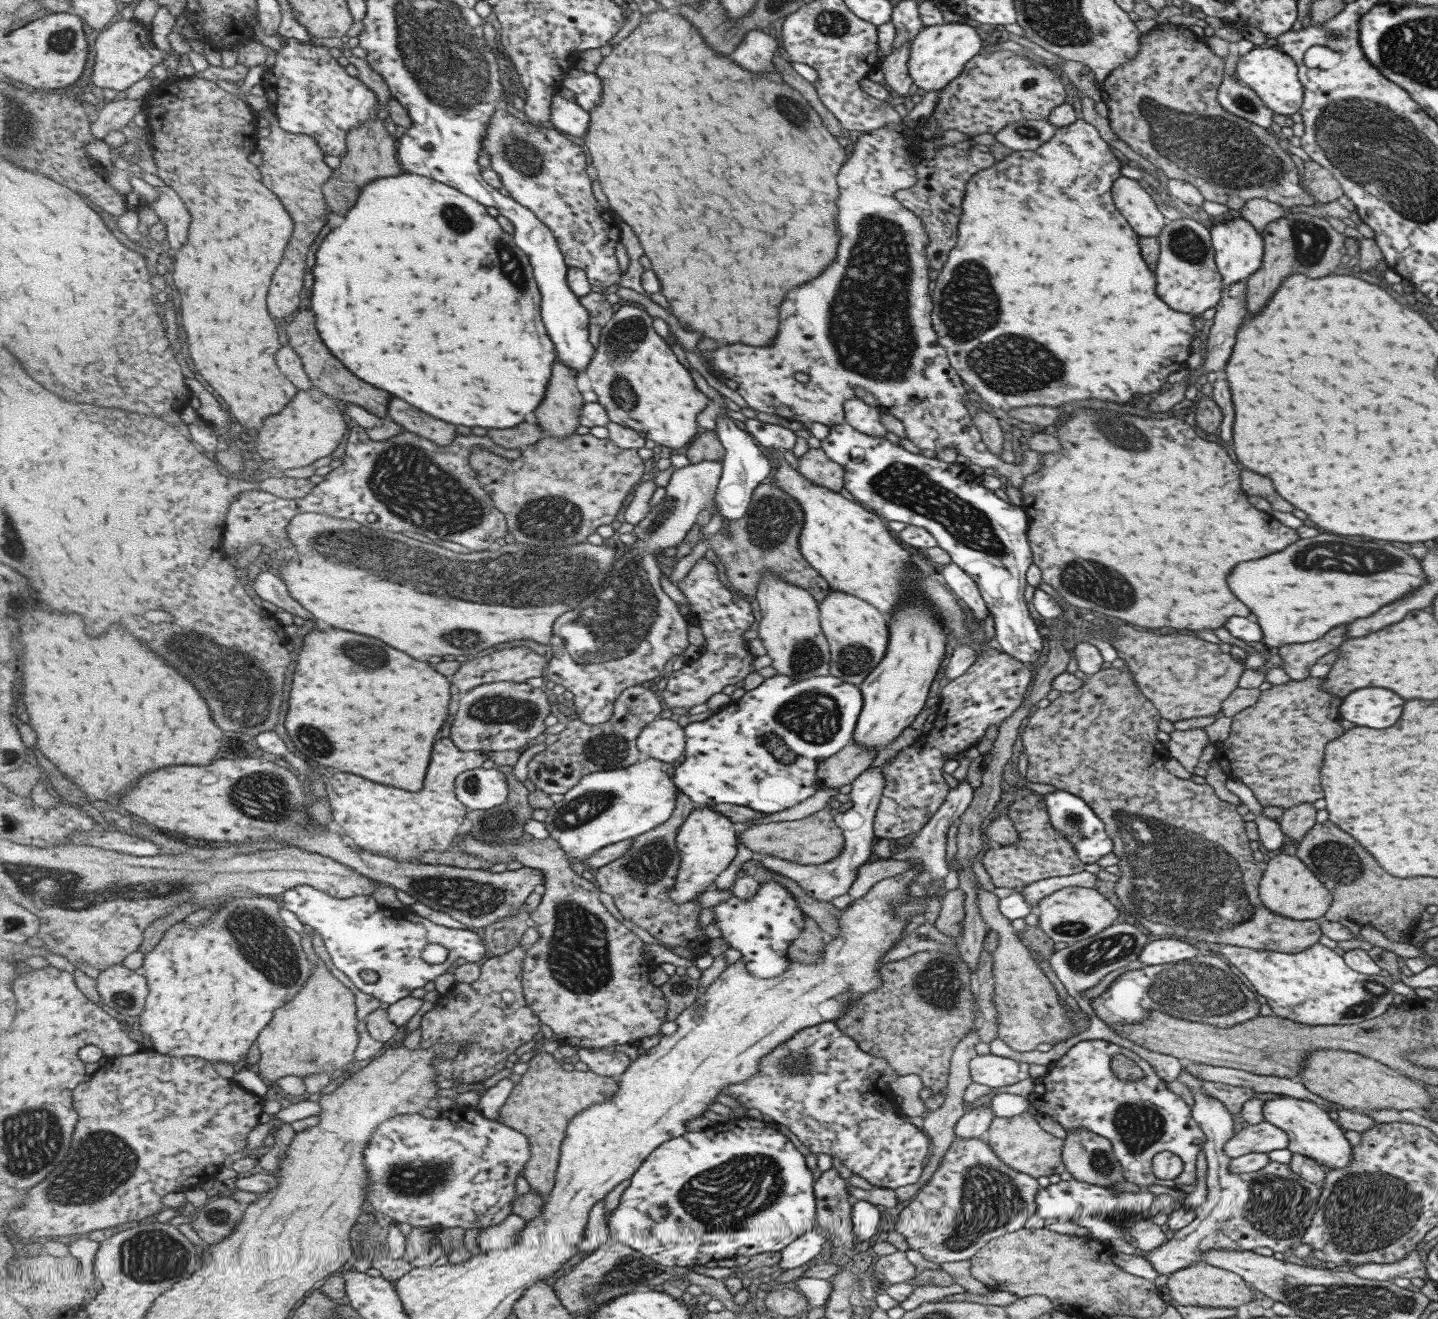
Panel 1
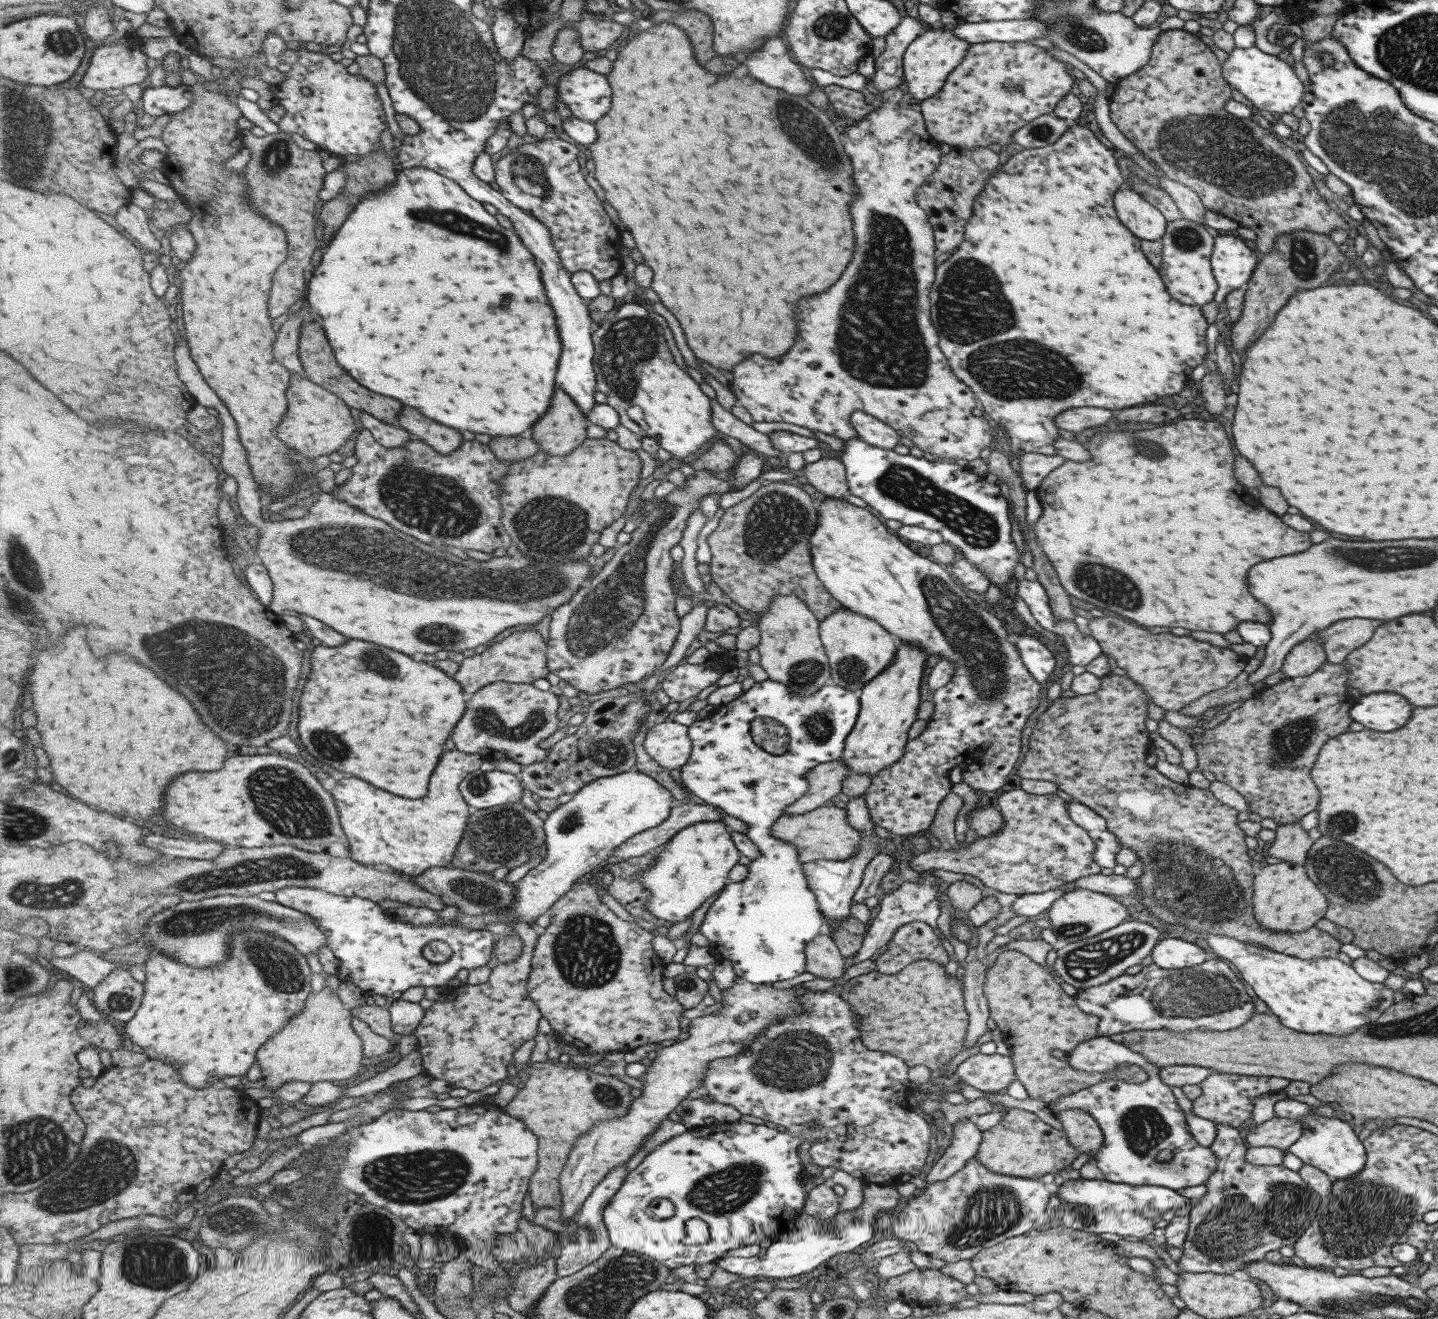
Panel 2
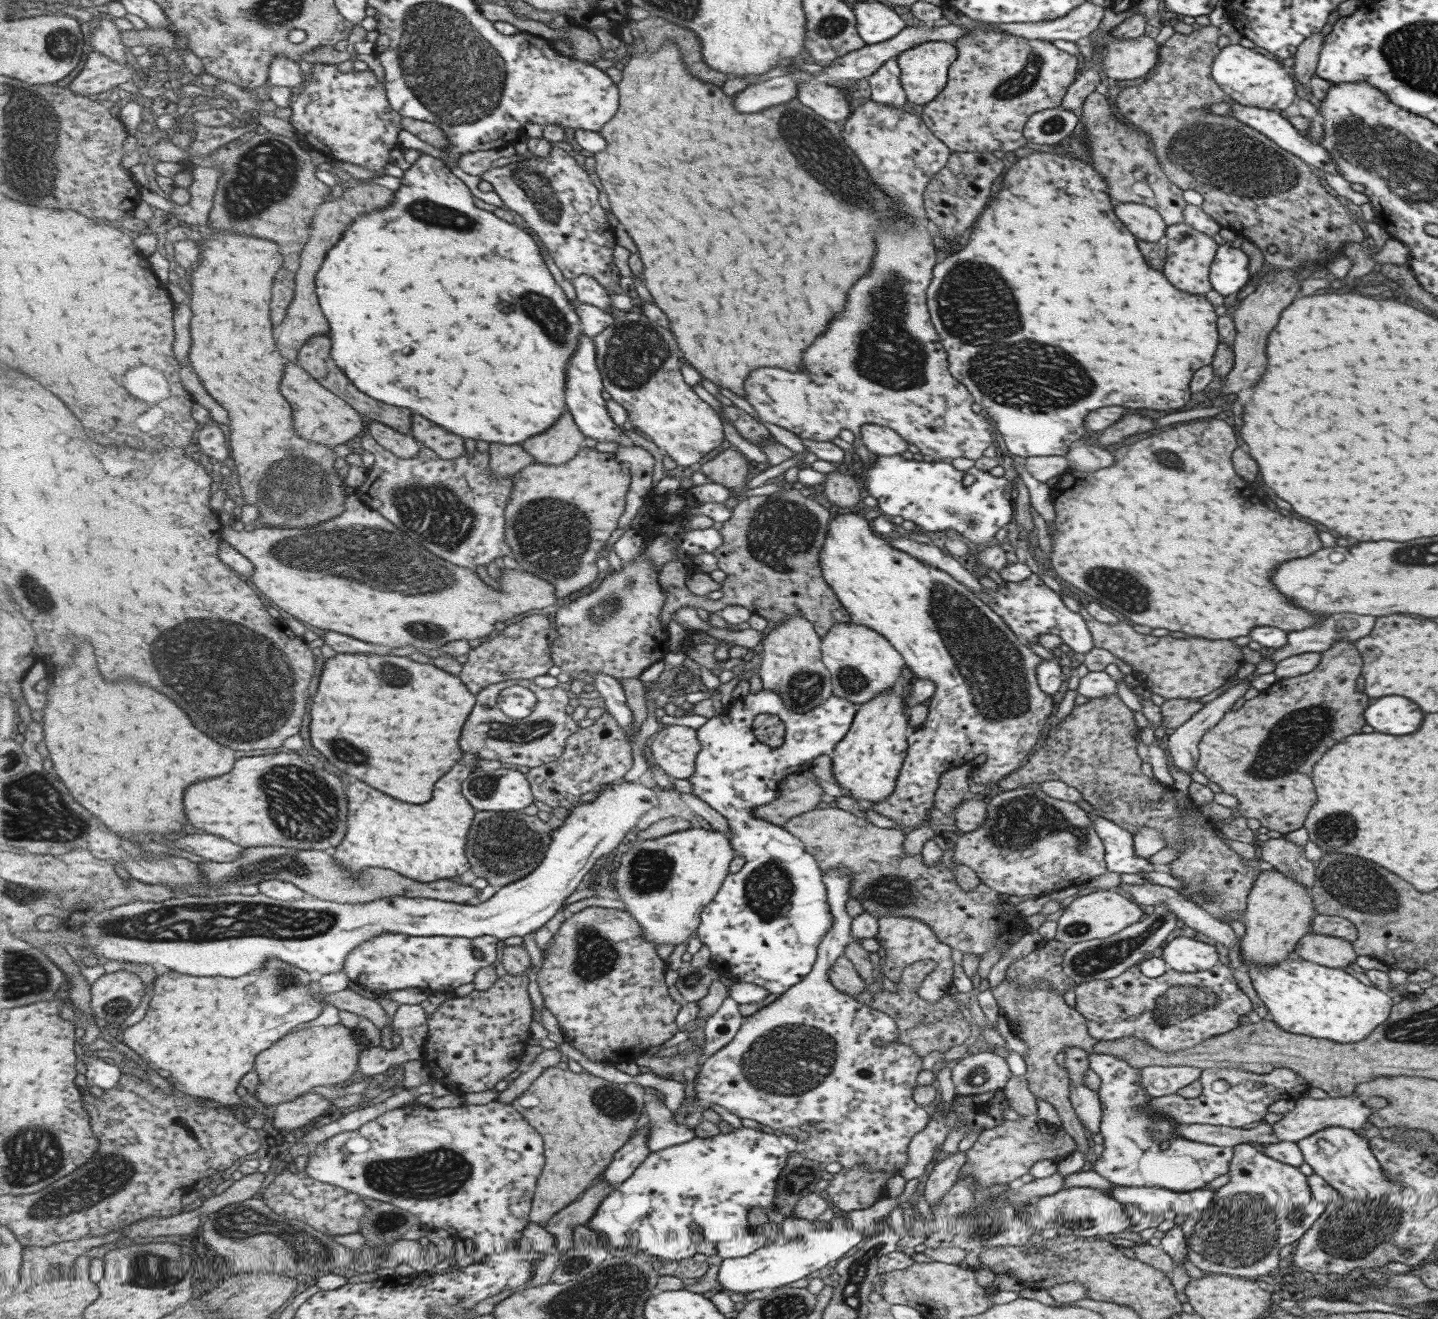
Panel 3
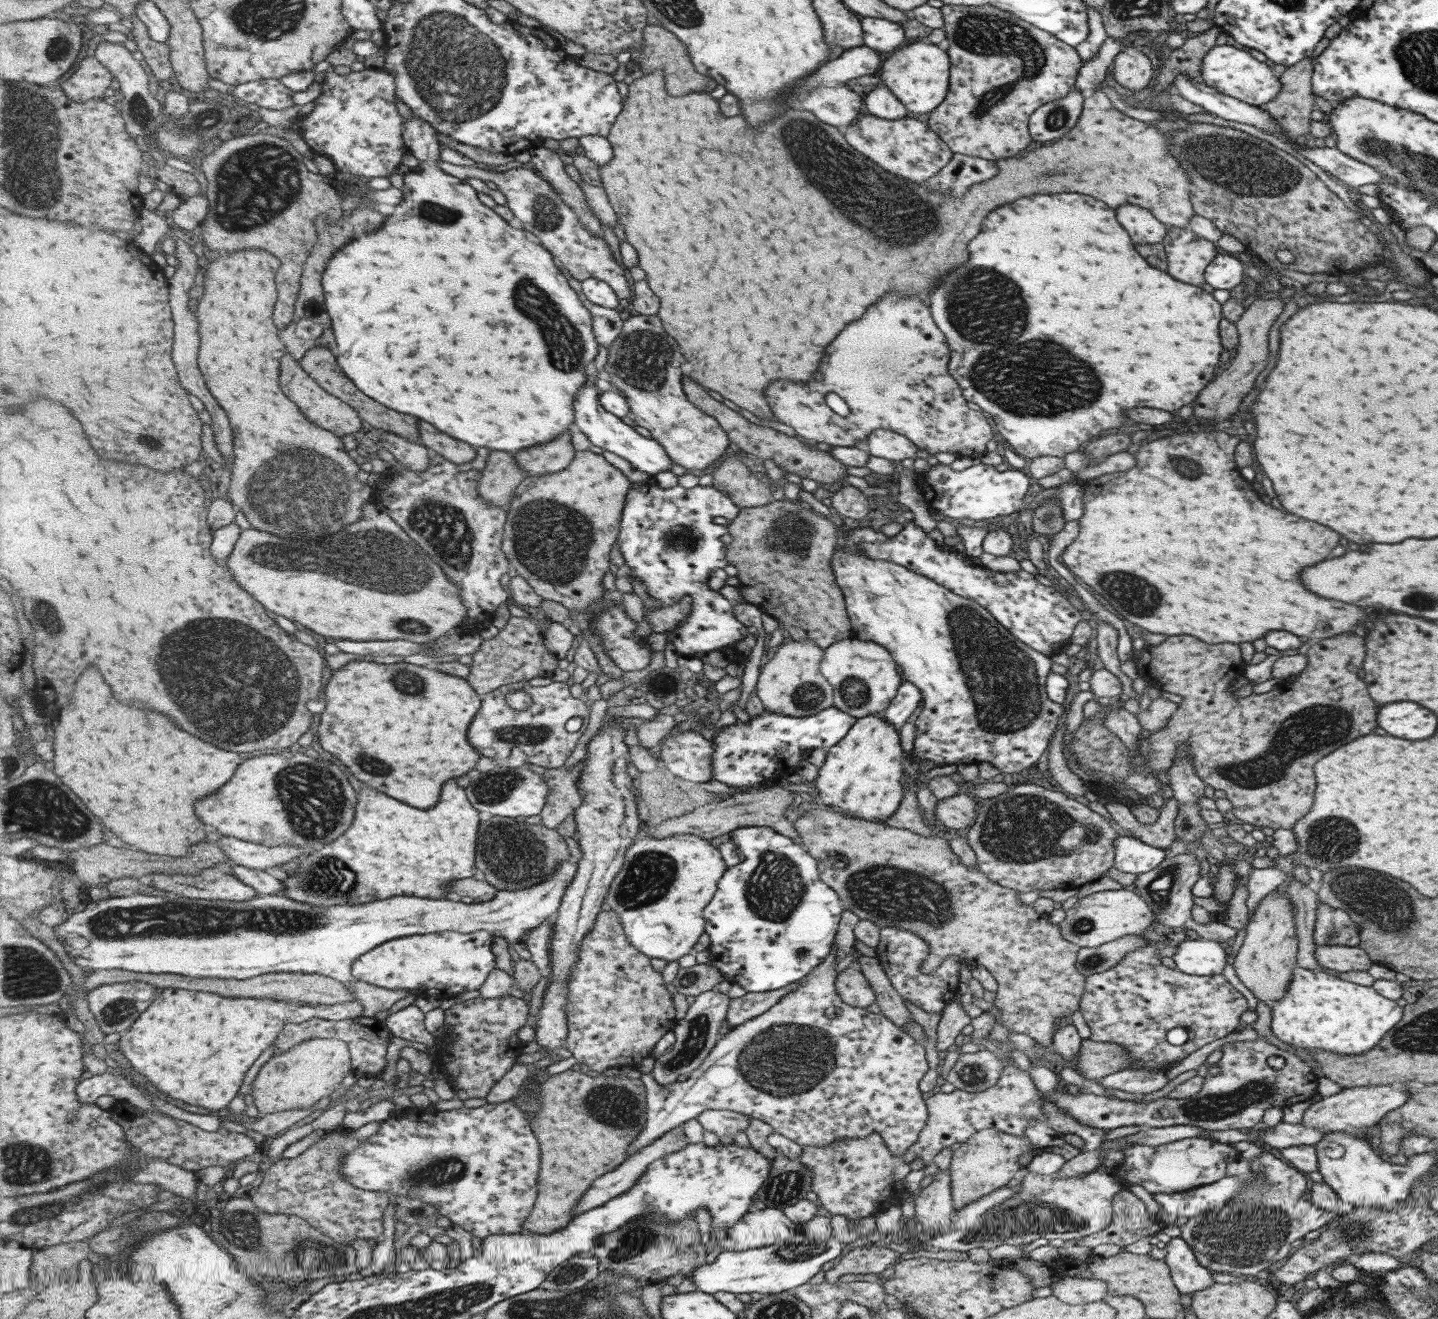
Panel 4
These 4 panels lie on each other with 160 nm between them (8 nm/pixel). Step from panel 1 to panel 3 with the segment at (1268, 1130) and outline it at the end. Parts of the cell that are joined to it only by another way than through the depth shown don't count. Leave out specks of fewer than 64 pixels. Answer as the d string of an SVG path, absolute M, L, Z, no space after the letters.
M1355 1095L1338 1098L1311 1099L1303 1097L1294 1102L1293 1109L1281 1118L1281 1121L1271 1125L1272 1134L1275 1139L1281 1142L1297 1142L1306 1136L1313 1135L1314 1132L1337 1126L1347 1128L1351 1131L1359 1130L1365 1123L1369 1123L1369 1117L1373 1114L1373 1109L1363 1106L1363 1099Z

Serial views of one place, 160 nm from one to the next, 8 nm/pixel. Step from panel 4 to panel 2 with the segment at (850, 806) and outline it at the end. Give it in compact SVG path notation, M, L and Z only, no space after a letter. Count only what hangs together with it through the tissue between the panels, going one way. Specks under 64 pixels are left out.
M897 643L894 655L893 662L857 692L858 715L851 733L845 738L840 756L849 774L857 773L871 778L882 768L895 763L908 742L907 732L916 719L915 713L920 703L919 683L928 654L919 647Z

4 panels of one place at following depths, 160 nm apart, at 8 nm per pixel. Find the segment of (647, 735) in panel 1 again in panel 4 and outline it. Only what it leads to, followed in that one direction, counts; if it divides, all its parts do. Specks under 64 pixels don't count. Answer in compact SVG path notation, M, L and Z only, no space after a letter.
M688 730L677 736L669 735L660 747L660 759L681 779L691 782L709 782L714 779L714 742L705 740L698 730Z

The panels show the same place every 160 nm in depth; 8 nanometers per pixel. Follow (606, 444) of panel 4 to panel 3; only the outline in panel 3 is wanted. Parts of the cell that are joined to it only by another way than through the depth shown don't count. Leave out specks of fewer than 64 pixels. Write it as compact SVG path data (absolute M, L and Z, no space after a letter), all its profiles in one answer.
M583 333L580 336L580 347L570 358L571 368L567 368L567 396L566 403L568 410L574 414L574 419L582 428L587 437L597 442L615 441L618 446L633 445L627 436L621 433L620 425L612 420L607 401L601 396L603 394L604 382L596 359L596 343L589 336Z

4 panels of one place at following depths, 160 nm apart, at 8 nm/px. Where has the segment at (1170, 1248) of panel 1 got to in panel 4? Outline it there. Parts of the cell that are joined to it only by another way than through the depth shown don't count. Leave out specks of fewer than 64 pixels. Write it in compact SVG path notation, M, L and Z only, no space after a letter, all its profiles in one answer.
M1269 1153L1257 1156L1255 1160L1248 1161L1248 1171L1258 1172L1258 1183L1249 1183L1239 1189L1218 1211L1211 1211L1208 1214L1191 1216L1179 1226L1179 1237L1193 1252L1195 1260L1211 1272L1222 1272L1227 1274L1243 1274L1243 1276L1253 1277L1257 1272L1265 1270L1273 1262L1281 1260L1291 1252L1291 1242L1299 1240L1307 1232L1318 1230L1323 1232L1325 1224L1341 1217L1341 1210L1336 1212L1325 1211L1323 1208L1316 1208L1316 1204L1311 1204L1308 1195L1307 1175L1296 1168L1283 1164Z

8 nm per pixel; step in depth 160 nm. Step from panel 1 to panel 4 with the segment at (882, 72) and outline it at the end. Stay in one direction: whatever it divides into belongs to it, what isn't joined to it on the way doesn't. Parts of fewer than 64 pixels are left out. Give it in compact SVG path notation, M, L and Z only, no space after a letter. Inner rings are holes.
M862 111L849 128L843 130L847 144L880 166L909 183L925 183L952 157L948 147L923 122L913 118L883 120ZM889 292L875 304L867 306L865 314L847 324L825 348L825 354L819 362L819 372L823 374L821 386L795 386L795 382L789 380L775 380L771 382L771 388L763 392L763 396L767 396L767 404L777 421L790 426L797 438L804 442L853 447L857 446L855 440L860 440L860 447L864 447L866 436L871 431L883 429L904 436L918 450L925 450L930 455L951 452L956 456L981 456L986 452L985 443L993 439L995 434L985 416L967 407L958 384L946 369L949 355L944 334L935 326L928 305L917 296L905 298L899 292ZM827 392L835 393L845 401L849 408L845 417L821 404Z

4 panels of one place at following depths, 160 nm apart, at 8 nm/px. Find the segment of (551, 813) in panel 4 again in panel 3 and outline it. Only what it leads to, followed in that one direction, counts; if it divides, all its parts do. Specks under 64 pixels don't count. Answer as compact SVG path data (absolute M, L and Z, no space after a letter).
M605 711L592 725L581 728L567 740L564 753L553 762L530 769L526 777L536 798L550 806L563 806L569 810L581 804L581 796L604 785L621 781L633 768L633 746L620 722Z

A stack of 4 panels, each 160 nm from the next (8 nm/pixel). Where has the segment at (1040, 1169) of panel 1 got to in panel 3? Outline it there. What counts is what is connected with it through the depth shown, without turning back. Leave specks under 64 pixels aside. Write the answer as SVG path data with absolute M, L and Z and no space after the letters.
M1010 1074L1003 1095L1011 1107L1010 1110L1015 1111L1021 1120L1003 1121L999 1126L979 1133L971 1148L964 1152L965 1163L960 1168L957 1179L975 1179L976 1189L984 1189L989 1185L1018 1183L1019 1177L1027 1174L1029 1167L1036 1162L1051 1160L1057 1163L1077 1151L1076 1143L1062 1128L1037 1118L1036 1099L1029 1092L1025 1076Z

